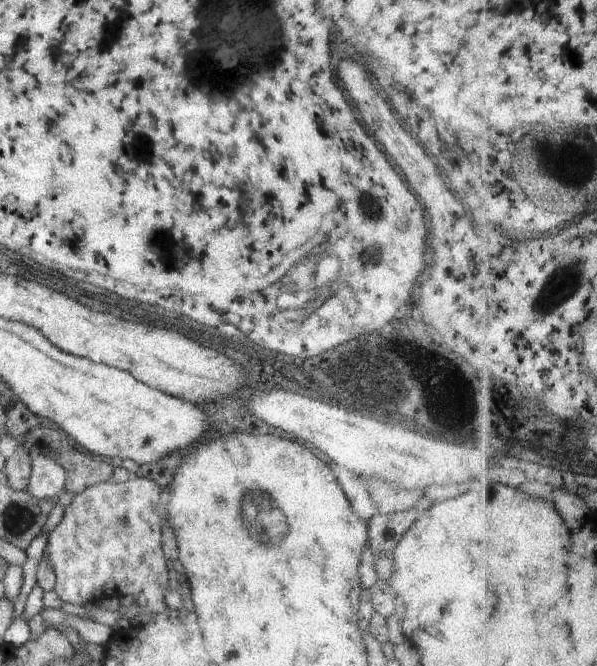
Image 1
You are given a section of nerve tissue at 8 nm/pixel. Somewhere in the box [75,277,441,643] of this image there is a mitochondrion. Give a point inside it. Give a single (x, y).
(255, 514)

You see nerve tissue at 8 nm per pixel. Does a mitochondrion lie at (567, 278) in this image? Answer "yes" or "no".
yes

